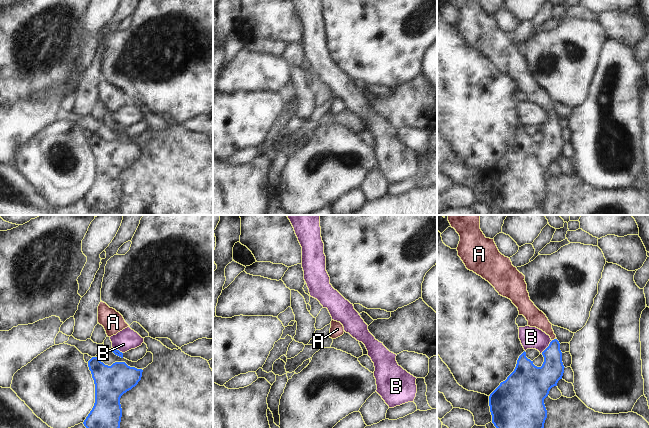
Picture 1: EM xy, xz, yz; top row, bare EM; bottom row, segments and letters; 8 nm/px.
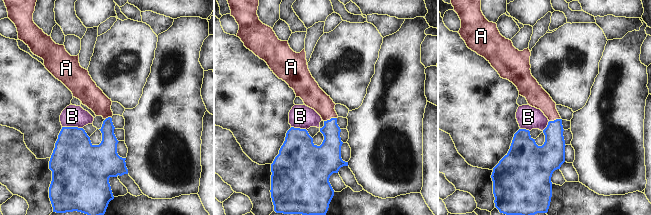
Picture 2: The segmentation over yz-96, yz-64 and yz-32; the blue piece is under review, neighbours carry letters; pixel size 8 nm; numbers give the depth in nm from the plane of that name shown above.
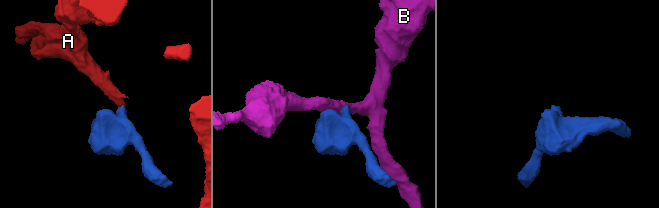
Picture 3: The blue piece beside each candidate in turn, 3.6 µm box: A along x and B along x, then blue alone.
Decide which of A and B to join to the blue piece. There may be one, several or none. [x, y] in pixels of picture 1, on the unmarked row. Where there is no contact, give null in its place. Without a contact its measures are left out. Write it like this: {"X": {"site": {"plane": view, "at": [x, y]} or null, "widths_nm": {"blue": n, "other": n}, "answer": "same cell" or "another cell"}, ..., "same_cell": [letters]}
{"A": {"site": {"plane": "yz", "at": [554, 115]}, "widths_nm": {"blue": 190, "other": 140}, "answer": "same cell"}, "B": {"site": {"plane": "yz", "at": [547, 123]}, "widths_nm": {"blue": 190, "other": 180}, "answer": "another cell"}, "same_cell": ["A"]}

